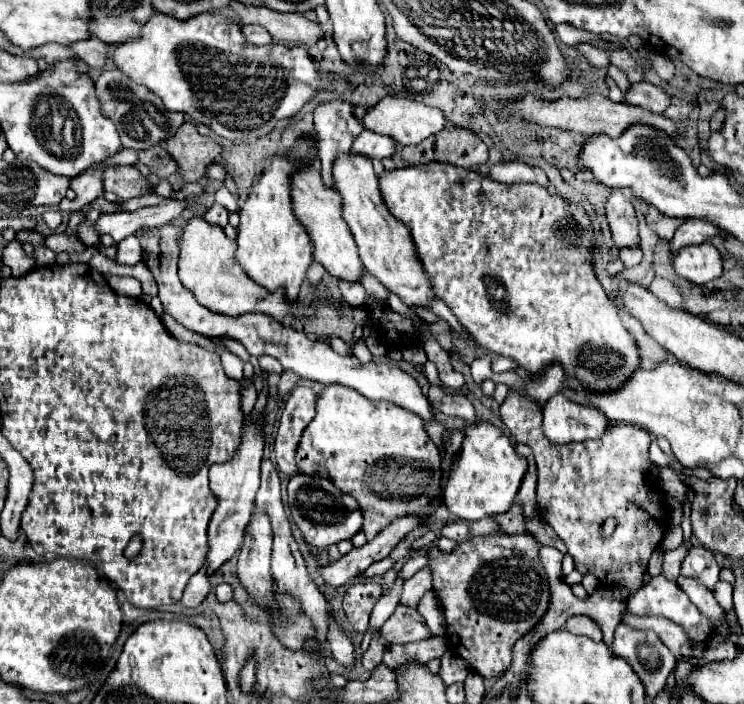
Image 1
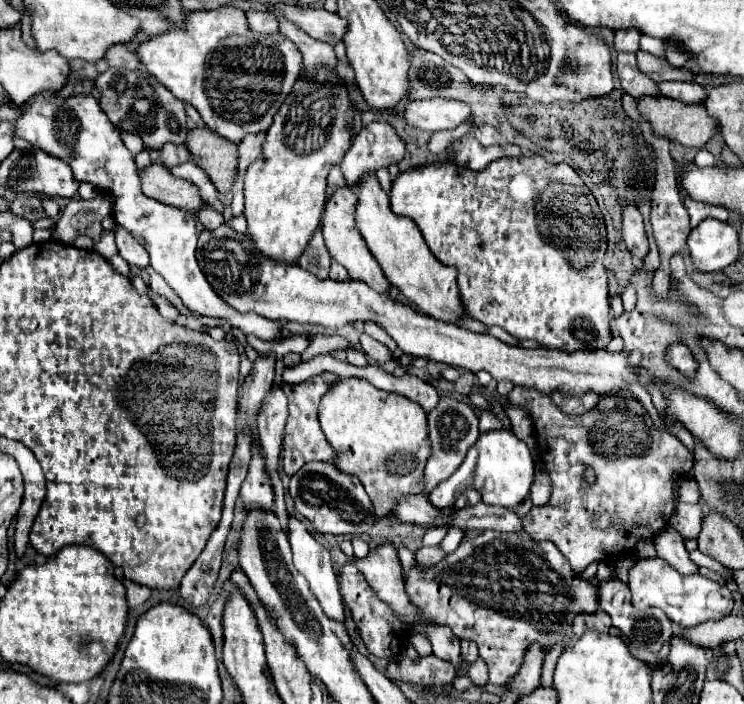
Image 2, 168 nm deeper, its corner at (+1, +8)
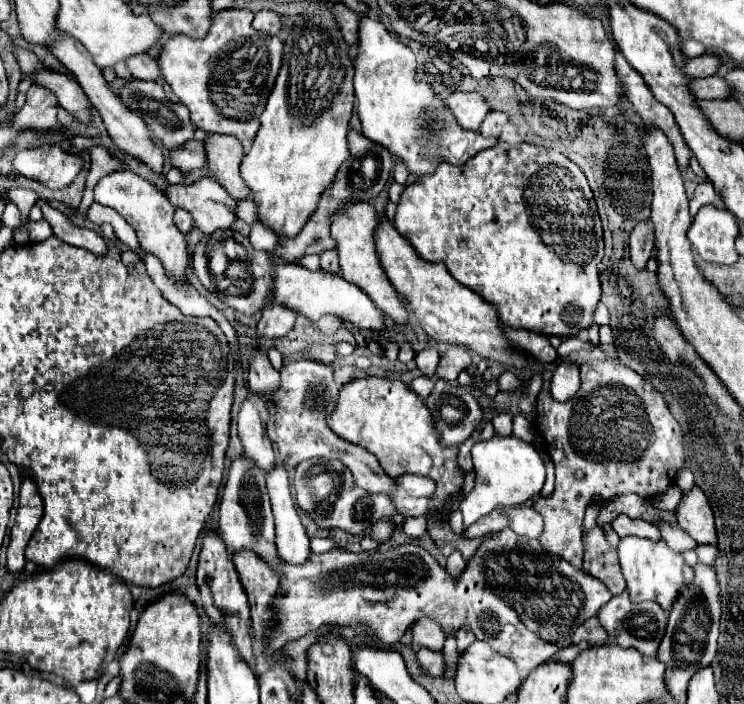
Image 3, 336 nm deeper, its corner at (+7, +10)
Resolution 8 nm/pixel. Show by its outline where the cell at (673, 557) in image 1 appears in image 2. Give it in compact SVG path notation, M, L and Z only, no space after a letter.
M678 504L674 510L674 516L670 518L670 526L680 532L684 540L698 538L698 532L702 528L702 510L698 504Z

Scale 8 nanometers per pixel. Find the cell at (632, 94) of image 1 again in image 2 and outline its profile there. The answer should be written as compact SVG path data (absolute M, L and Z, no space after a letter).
M658 82L658 92L684 104L698 104L706 98L706 90L696 82Z

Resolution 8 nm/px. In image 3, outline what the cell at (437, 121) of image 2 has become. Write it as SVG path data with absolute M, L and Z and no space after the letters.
M476 90L474 92L454 92L444 102L450 106L450 110L454 112L460 126L464 126L468 130L478 130L480 122L490 112L484 96Z

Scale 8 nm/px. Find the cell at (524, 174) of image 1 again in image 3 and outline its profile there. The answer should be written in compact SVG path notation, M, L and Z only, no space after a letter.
M368 16L360 18L360 54L354 62L356 68L356 104L362 134L372 142L388 148L388 152L404 162L406 170L416 178L432 174L432 166L448 162L462 166L474 154L494 146L496 138L484 138L480 132L464 130L452 118L452 110L444 106L442 98L434 92L432 84L416 80L416 56L392 36L380 20Z

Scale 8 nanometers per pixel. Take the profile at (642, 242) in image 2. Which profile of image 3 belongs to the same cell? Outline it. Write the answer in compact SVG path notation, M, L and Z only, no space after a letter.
M638 222L630 234L630 258L638 270L644 270L648 260L652 258L652 250L656 246L654 242L654 228L648 222Z

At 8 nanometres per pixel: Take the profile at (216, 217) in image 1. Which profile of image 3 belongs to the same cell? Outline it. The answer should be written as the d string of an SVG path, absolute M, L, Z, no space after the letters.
M176 208L174 210L174 224L176 224L176 228L182 232L182 234L186 234L186 232L190 232L194 226L194 220L192 220L192 216L186 212L186 210L182 210L182 208Z

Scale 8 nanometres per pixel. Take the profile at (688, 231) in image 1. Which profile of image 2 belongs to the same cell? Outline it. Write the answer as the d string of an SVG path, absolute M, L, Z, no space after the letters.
M684 198L684 206L688 210L692 228L696 228L706 218L716 218L720 222L728 220L728 212L724 208L718 208L718 206L712 206L712 204L704 204L704 202L696 202L696 200L690 200L690 198Z

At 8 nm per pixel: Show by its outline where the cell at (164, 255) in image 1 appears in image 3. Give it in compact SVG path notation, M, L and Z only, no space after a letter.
M120 170L116 174L108 174L100 178L100 182L94 188L94 202L114 208L136 232L142 248L152 252L156 258L162 260L164 268L174 278L186 278L186 266L188 266L188 254L186 254L186 240L184 234L174 226L174 206L166 200L166 196L156 190L150 182L142 180L130 170Z

